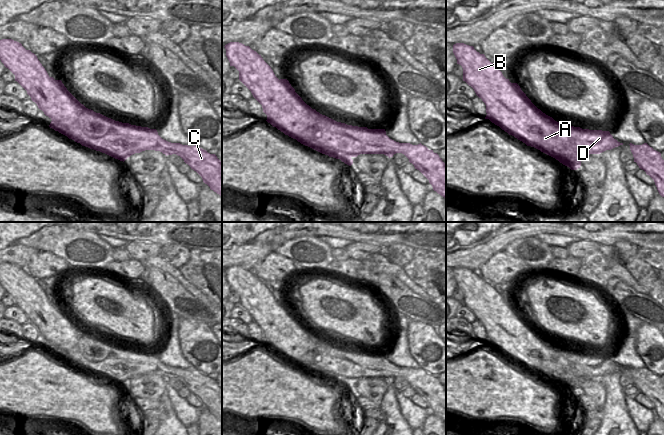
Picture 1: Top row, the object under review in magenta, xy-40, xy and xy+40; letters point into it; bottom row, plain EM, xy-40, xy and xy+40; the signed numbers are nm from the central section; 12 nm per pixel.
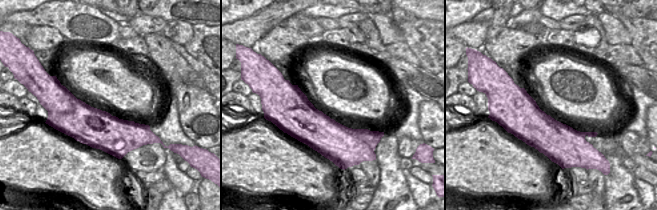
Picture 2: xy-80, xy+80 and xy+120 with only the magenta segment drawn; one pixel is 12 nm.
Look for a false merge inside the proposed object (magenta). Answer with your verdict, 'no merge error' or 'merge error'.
merge error

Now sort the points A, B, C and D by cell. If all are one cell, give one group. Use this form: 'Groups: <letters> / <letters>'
Groups: A B / C D.

